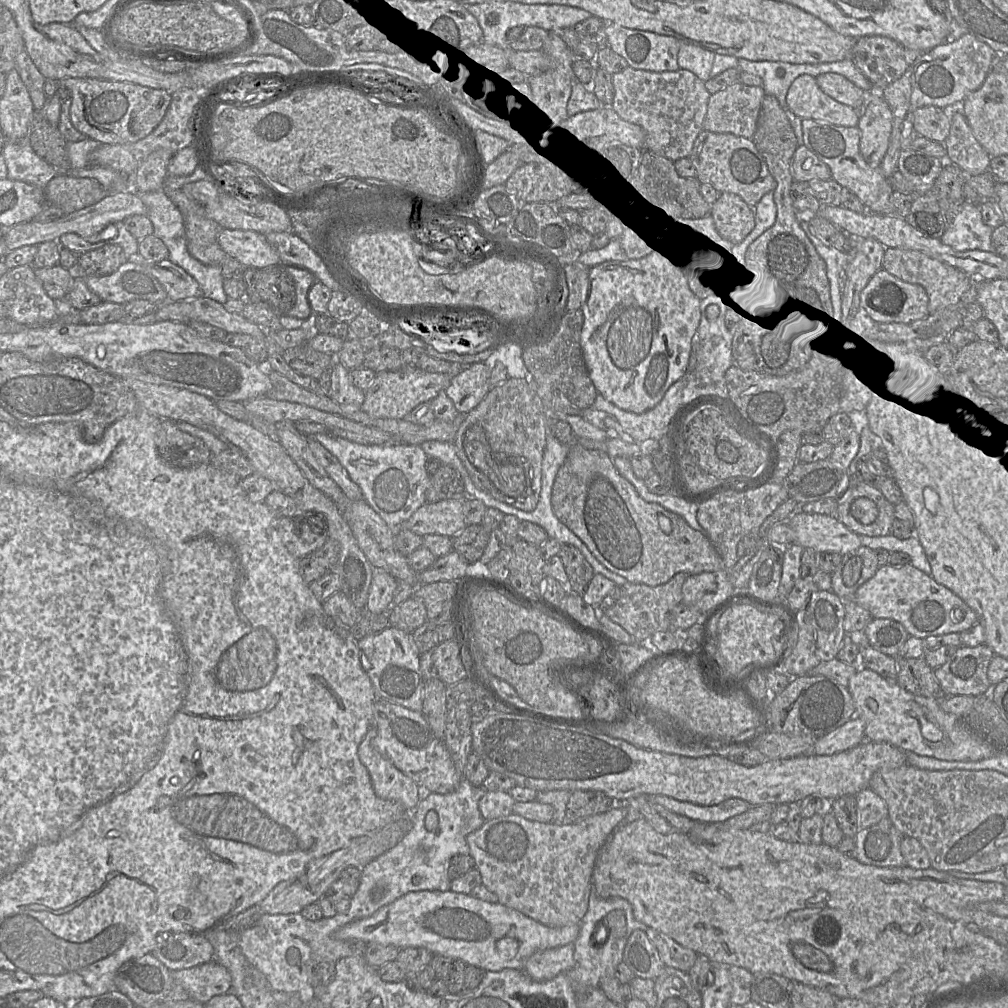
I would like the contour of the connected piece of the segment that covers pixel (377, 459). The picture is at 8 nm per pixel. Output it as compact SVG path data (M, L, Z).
M330 433L315 434L313 438L338 459L350 479L360 488L363 500L389 527L398 529L426 503L431 477L426 470L428 456L420 445L364 445Z

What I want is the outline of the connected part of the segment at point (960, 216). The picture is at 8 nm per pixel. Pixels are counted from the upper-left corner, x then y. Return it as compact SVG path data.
M965 203L940 240L956 251L980 250L995 253L993 228L986 225L979 206Z

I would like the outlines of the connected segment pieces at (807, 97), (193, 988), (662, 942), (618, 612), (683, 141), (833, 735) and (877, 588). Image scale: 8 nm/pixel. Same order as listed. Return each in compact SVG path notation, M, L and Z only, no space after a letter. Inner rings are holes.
M800 75L792 82L786 104L801 119L844 127L858 125L859 111L825 94L811 75Z
M215 960L189 969L171 971L174 986L181 986L189 999L206 1004L212 997L231 992L228 969Z
M647 928L646 936L656 947L666 967L688 972L694 965L698 954L681 946L666 934L653 928Z
M679 572L658 586L628 582L619 587L620 597L603 613L626 630L636 642L648 642L653 633L670 629L669 612L682 601L682 585L687 574Z
M628 66L625 70L613 74L614 99L612 108L625 121L640 126L645 134L645 149L676 161L689 157L695 139L703 130L710 93L704 82L691 71L679 69L671 72L652 72L634 69Z
M855 716L840 727L834 729L823 737L818 738L814 743L812 752L808 752L808 754L833 755L834 753L851 749L865 740L865 728L865 721L862 718Z
M886 564L862 584L854 594L854 601L866 609L872 618L888 618L901 623L910 636L928 636L961 633L979 622L977 613L950 589L937 583L912 564Z

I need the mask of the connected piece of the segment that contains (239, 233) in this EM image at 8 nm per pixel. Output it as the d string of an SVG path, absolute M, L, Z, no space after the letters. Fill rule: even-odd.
M223 228L219 233L218 243L229 257L238 260L246 268L265 268L281 263L277 252L268 243L265 235L256 231Z

